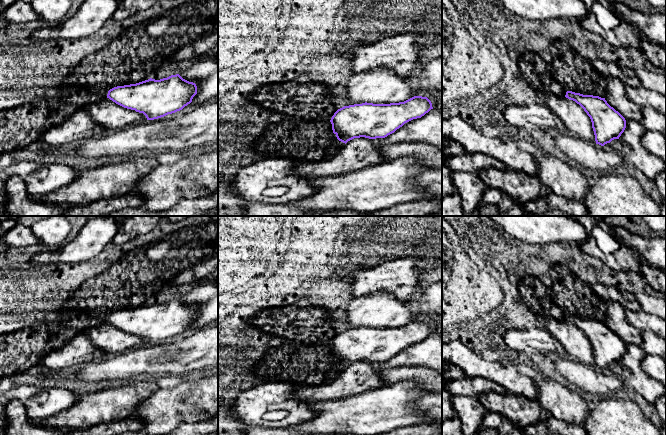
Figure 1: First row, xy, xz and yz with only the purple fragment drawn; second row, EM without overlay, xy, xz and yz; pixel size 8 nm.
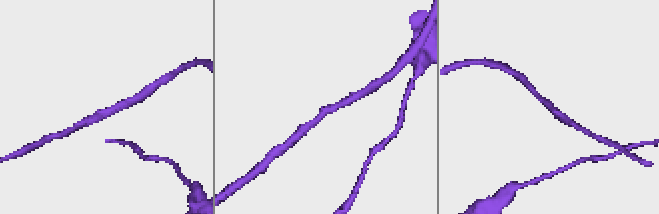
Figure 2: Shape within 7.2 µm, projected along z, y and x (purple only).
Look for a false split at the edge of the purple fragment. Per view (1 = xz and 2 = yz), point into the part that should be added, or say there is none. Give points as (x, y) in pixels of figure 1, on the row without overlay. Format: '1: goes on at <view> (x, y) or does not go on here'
1: does not go on here
2: does not go on here

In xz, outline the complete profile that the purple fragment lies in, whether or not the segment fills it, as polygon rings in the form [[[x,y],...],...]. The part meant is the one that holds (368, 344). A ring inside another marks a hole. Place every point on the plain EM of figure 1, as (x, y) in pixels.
[[[422,320],[390,328],[365,326],[338,333],[330,346],[337,363],[346,368],[360,361],[385,362],[405,347],[421,342],[431,333],[431,325]]]

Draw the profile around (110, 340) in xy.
[[[105,321],[84,333],[107,356],[147,345],[143,337],[124,332]]]

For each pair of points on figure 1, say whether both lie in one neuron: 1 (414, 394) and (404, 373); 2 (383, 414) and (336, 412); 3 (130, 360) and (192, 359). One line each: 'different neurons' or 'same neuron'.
1: different neurons
2: same neuron
3: same neuron

